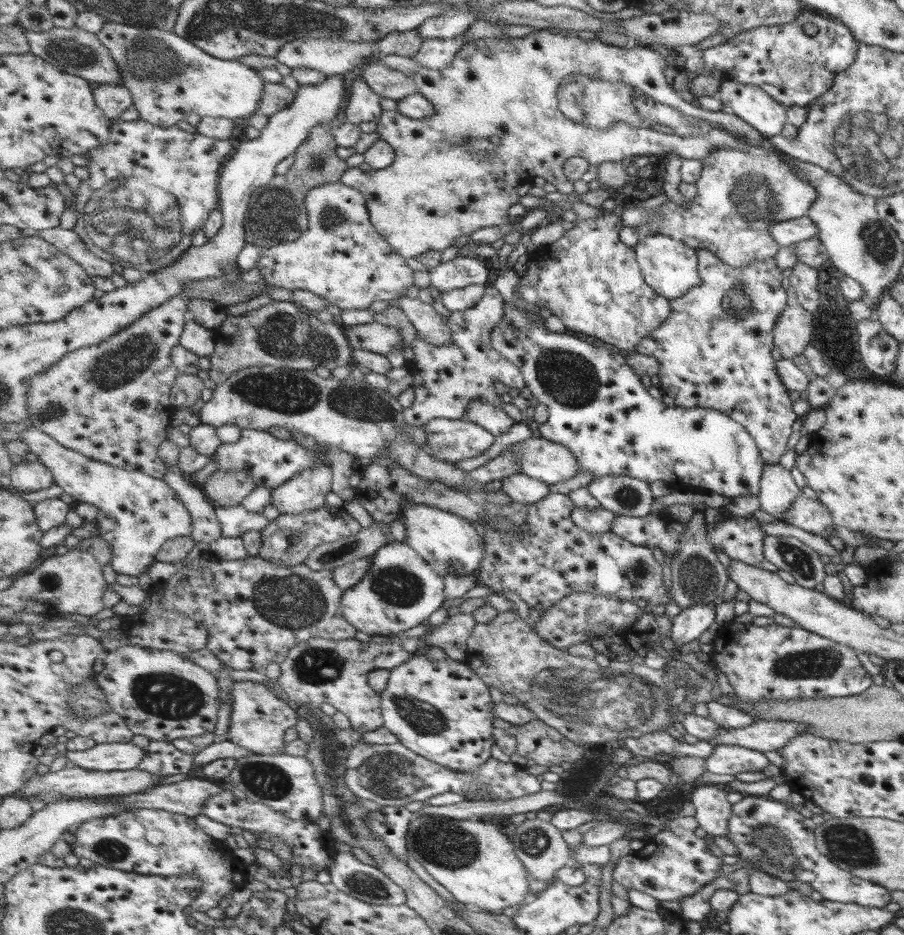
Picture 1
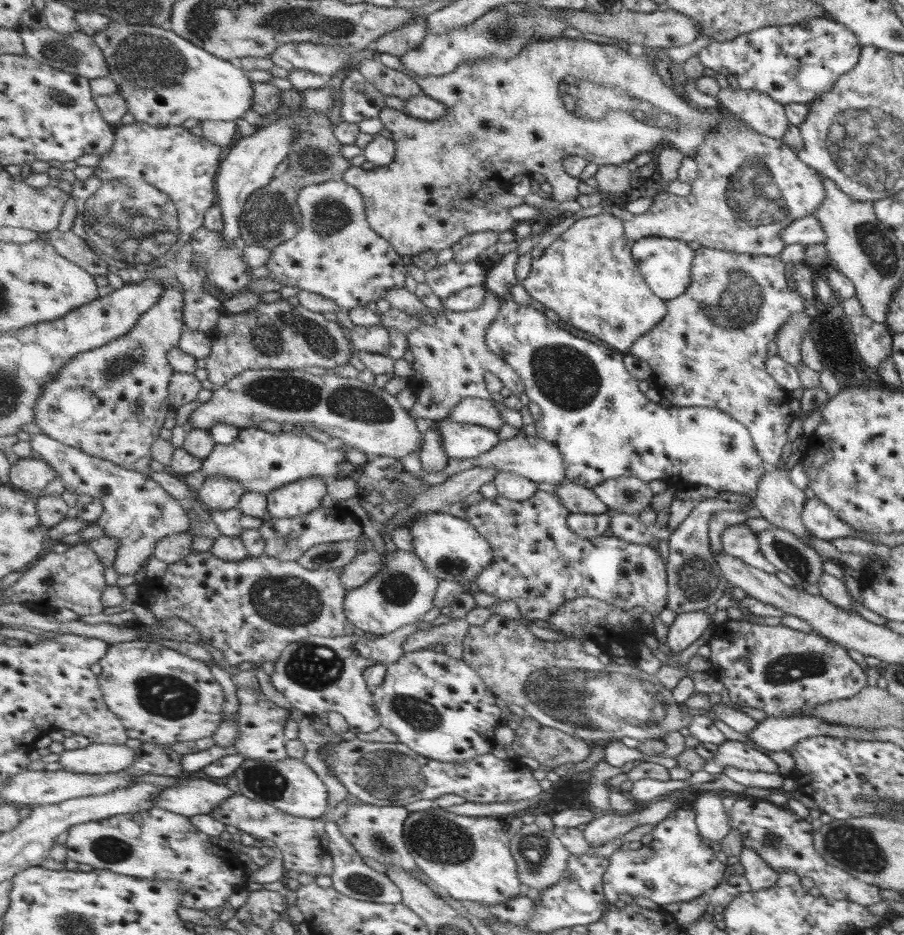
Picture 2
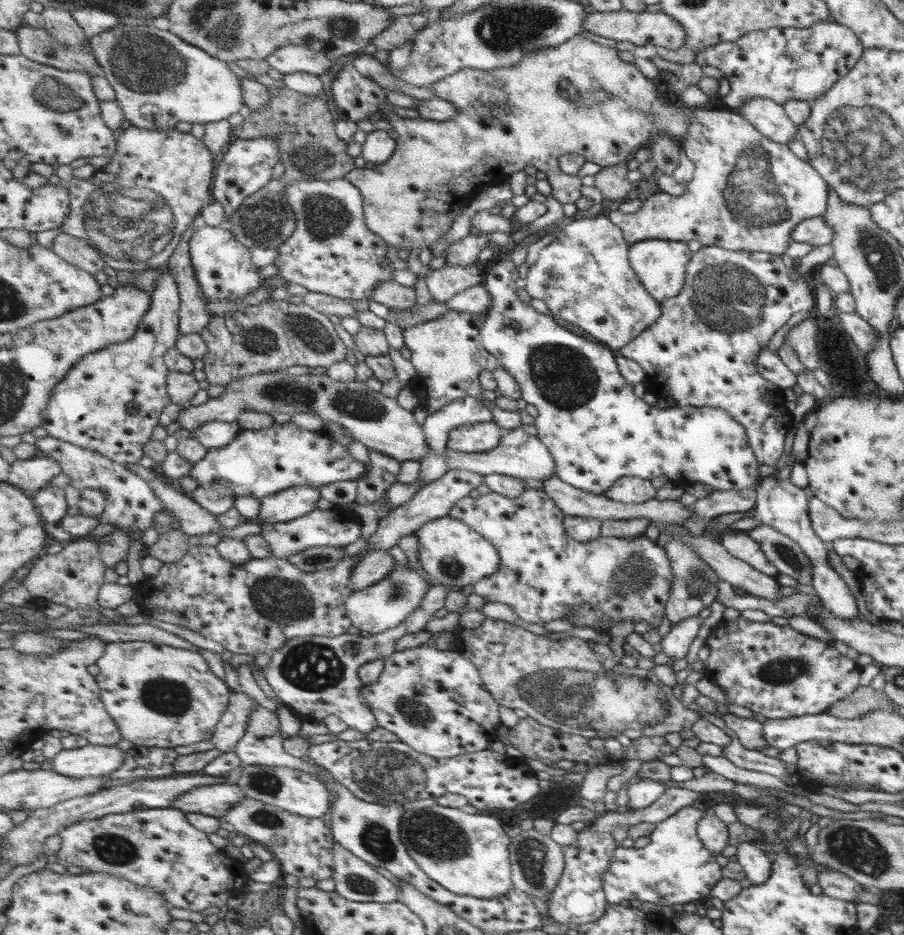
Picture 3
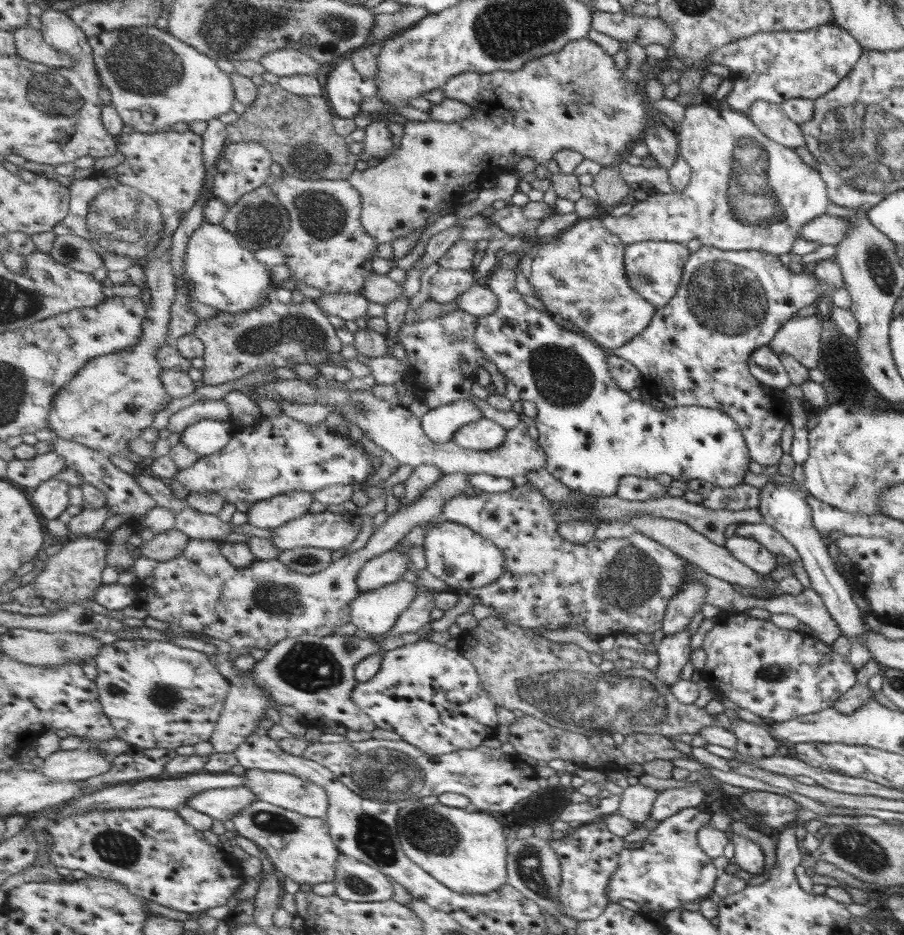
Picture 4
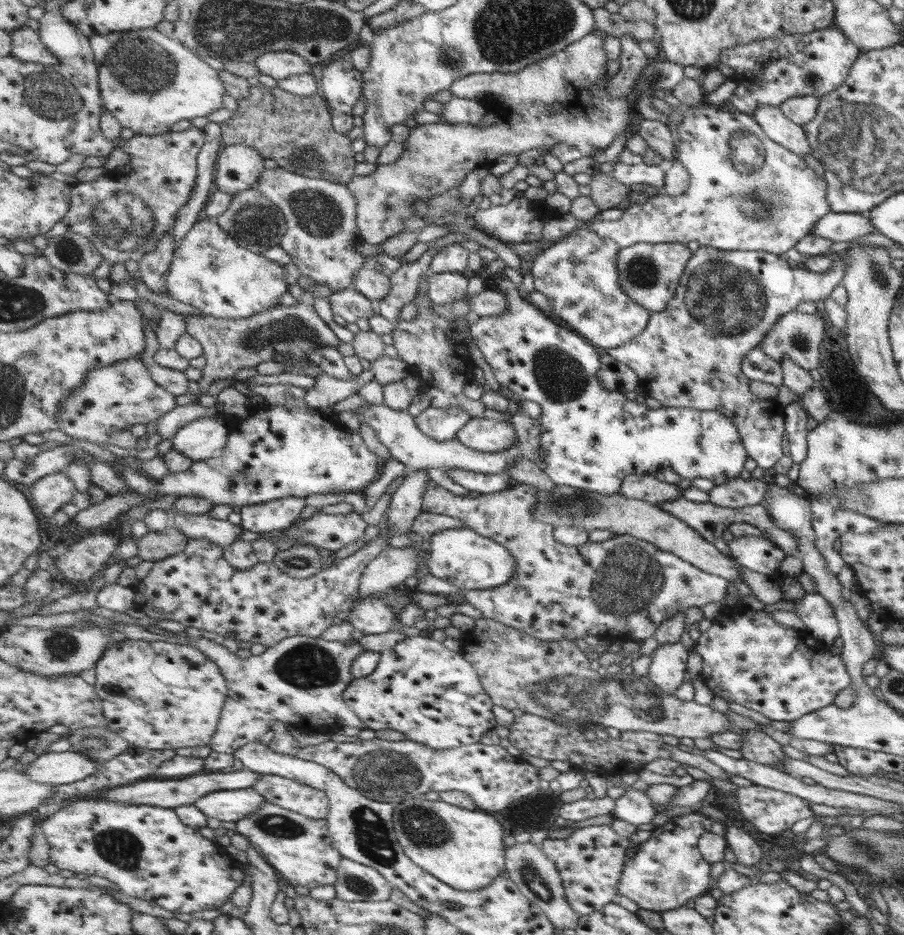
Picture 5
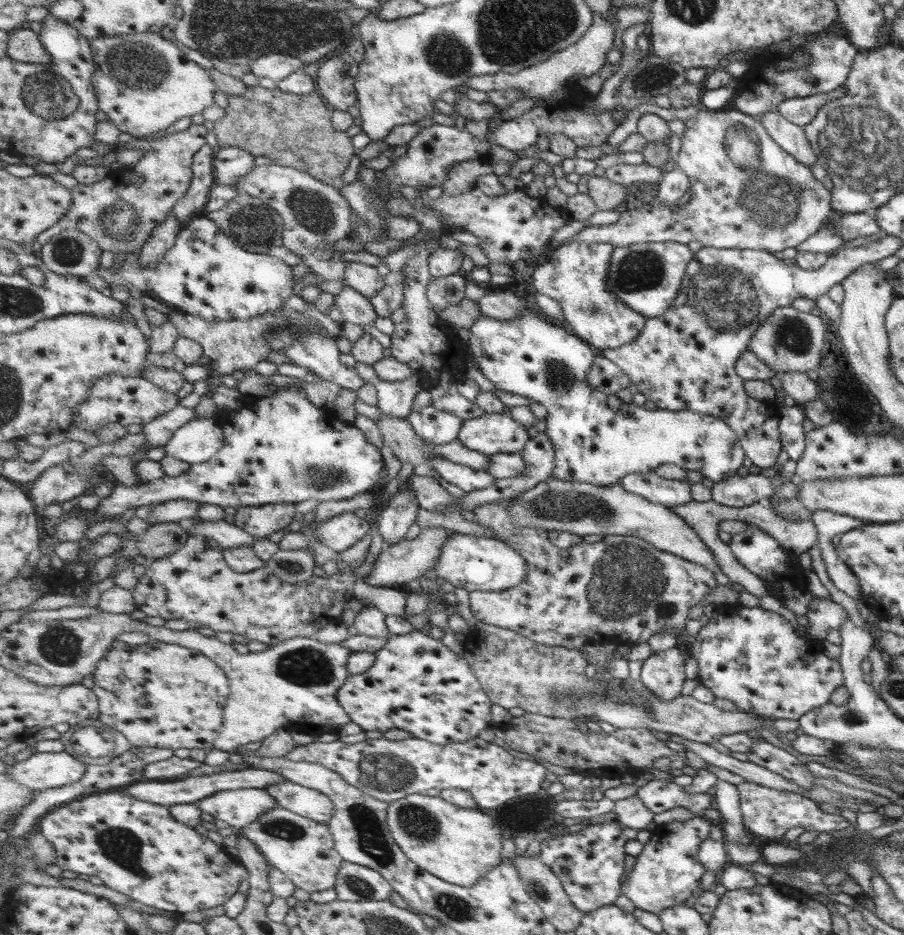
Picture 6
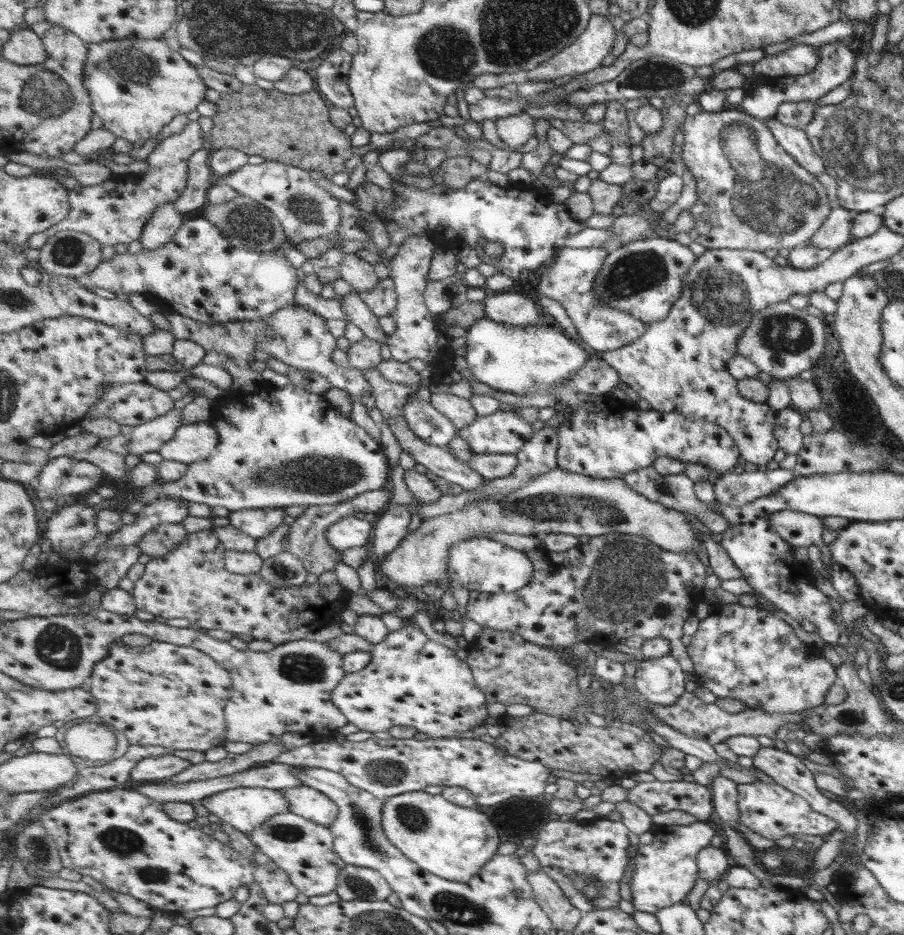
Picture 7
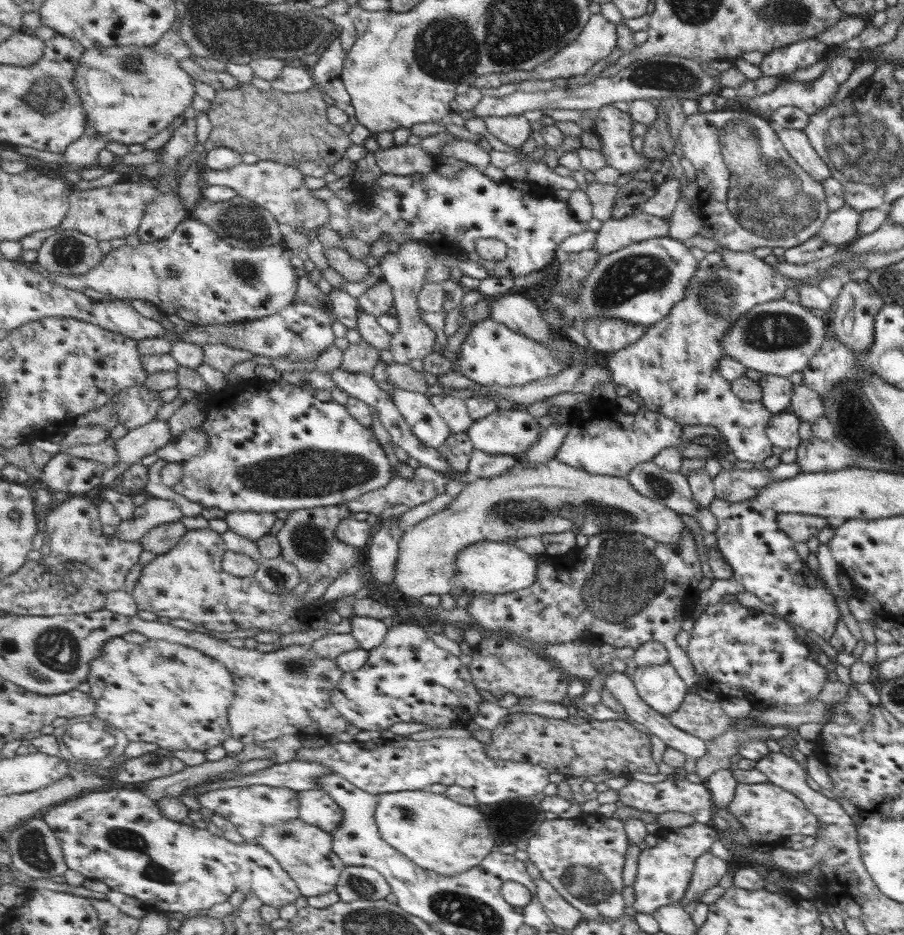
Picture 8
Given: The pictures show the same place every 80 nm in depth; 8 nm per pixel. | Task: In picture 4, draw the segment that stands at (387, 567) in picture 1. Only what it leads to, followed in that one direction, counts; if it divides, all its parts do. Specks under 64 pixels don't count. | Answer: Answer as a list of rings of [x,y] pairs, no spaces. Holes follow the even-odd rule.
[[[399,579],[396,583],[388,584],[383,588],[361,592],[351,604],[352,623],[372,636],[389,633],[396,626],[401,613],[407,610],[409,605],[416,599],[420,587],[418,588],[417,585],[409,582],[409,580]]]

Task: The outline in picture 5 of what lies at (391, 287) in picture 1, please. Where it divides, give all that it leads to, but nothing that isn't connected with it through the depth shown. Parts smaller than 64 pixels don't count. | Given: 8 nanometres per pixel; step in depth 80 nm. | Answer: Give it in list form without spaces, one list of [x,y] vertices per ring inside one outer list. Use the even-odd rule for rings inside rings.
[[[281,166],[264,170],[260,182],[253,189],[260,190],[273,204],[277,205],[285,215],[288,232],[280,244],[292,257],[292,263],[300,269],[300,274],[308,276],[316,284],[326,284],[333,292],[349,288],[354,284],[356,274],[368,263],[355,250],[364,238],[357,226],[358,204],[353,191],[346,184],[320,178],[303,176],[291,172]]]

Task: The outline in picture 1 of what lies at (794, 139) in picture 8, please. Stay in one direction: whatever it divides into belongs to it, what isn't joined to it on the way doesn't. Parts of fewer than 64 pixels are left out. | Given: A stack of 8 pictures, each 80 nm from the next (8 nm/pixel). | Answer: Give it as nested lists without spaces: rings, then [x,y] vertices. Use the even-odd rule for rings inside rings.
[[[727,79],[721,80],[718,84],[718,90],[715,93],[716,99],[722,104],[724,113],[740,116],[746,124],[752,126],[757,132],[760,132],[765,138],[780,134],[780,130],[786,123],[785,107],[775,102],[767,93],[759,88],[749,84],[739,84]]]

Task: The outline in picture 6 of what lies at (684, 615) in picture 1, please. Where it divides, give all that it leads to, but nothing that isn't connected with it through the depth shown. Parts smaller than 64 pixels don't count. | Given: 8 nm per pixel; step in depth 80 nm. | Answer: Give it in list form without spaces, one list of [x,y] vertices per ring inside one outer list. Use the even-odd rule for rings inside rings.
[[[677,647],[652,653],[641,668],[641,681],[659,698],[673,701],[683,692],[685,657]]]

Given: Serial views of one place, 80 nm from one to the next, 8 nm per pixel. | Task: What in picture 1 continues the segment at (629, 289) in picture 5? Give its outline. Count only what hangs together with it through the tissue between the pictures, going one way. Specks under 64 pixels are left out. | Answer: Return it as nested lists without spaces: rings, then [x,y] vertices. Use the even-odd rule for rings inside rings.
[[[661,233],[641,234],[634,248],[636,259],[649,286],[670,301],[679,299],[693,288],[701,286],[704,282],[698,271],[700,256],[696,251],[697,248],[687,246],[683,241],[675,240],[673,237]]]

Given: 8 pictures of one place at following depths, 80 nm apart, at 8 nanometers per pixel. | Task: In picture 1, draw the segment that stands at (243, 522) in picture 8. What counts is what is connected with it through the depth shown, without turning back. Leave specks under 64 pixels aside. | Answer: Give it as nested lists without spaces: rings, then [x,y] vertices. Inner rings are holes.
[[[317,464],[301,471],[285,484],[273,489],[272,500],[281,514],[301,514],[327,506],[333,472],[330,464]]]

